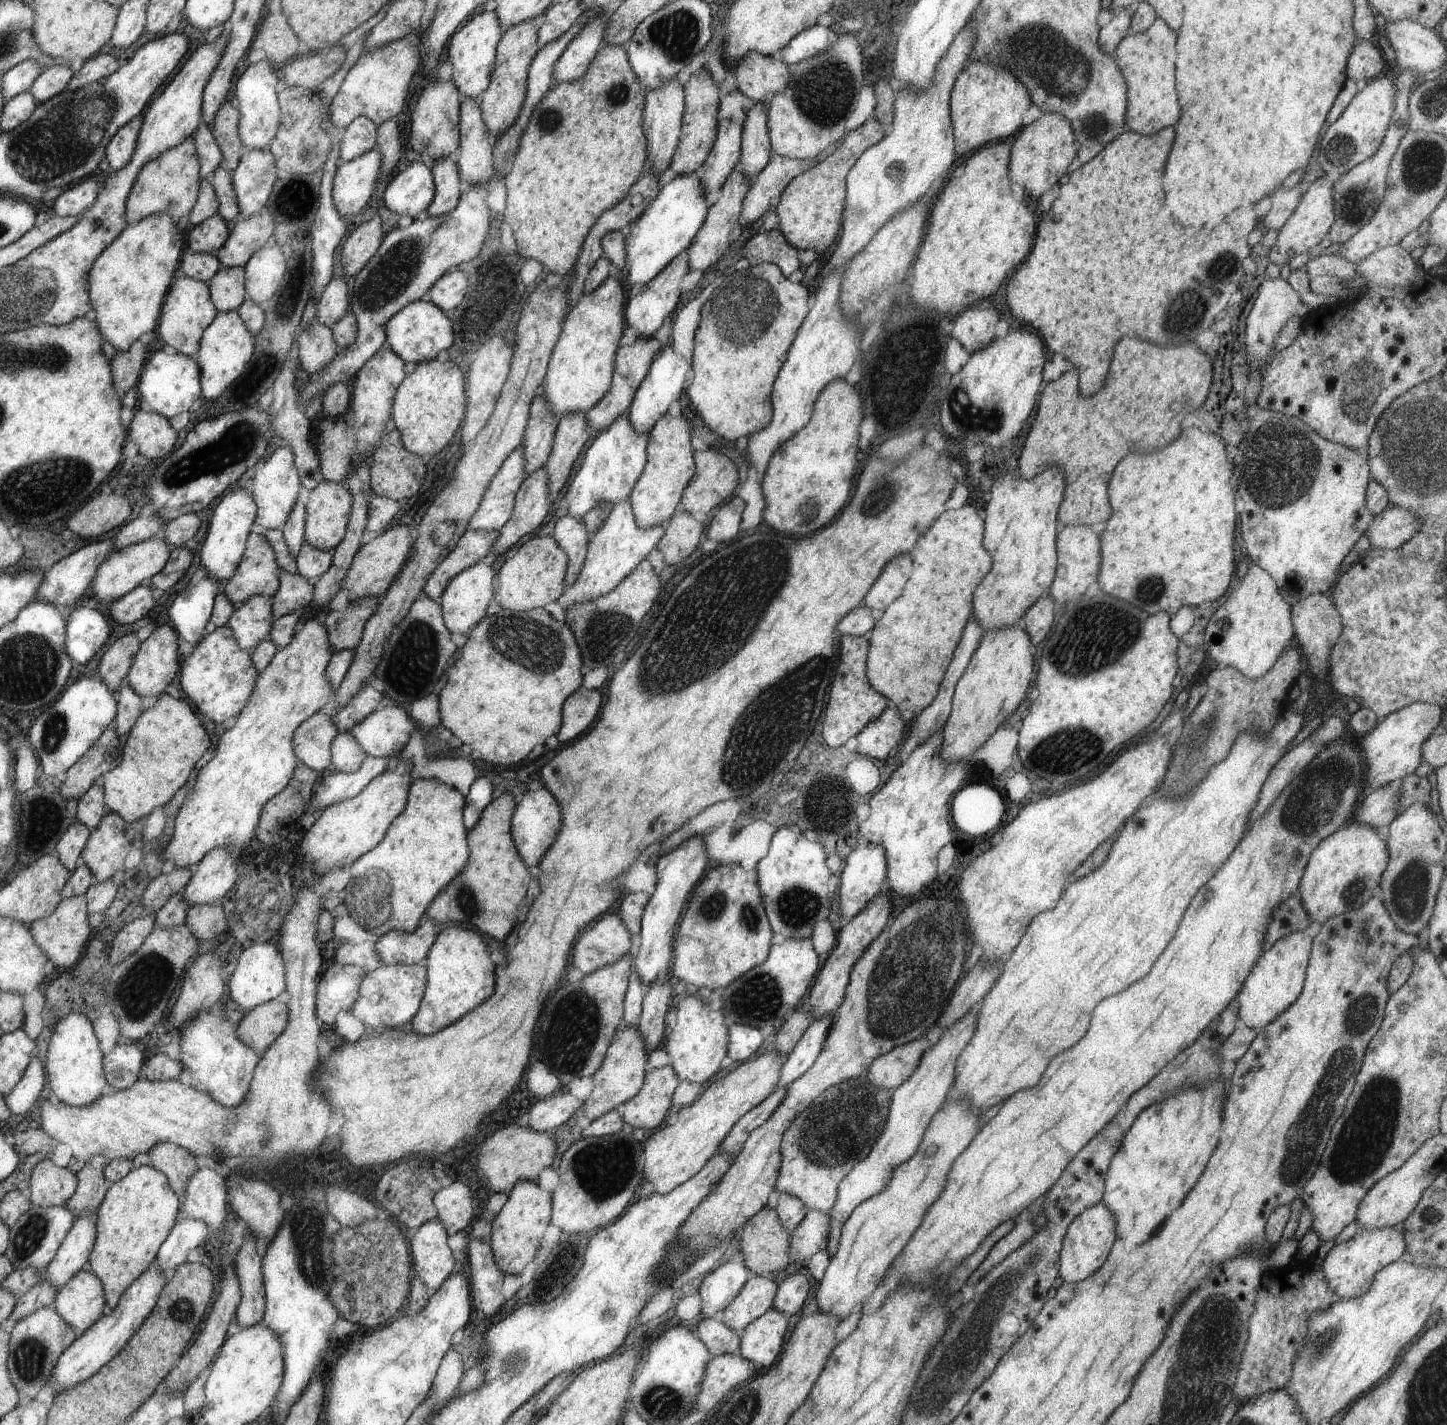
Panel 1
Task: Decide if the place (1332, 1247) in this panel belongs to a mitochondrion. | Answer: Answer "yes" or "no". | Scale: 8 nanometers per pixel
no

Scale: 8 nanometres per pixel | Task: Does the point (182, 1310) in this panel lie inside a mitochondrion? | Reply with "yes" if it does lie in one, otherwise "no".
yes

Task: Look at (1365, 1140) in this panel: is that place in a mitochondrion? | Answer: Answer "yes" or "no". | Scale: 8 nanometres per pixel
yes

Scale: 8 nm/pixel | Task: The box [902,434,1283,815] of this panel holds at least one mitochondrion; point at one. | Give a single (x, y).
(1082, 653)

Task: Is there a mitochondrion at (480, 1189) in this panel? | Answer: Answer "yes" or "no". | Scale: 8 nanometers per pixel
no

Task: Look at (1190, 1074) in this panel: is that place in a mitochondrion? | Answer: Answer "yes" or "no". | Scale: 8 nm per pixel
yes

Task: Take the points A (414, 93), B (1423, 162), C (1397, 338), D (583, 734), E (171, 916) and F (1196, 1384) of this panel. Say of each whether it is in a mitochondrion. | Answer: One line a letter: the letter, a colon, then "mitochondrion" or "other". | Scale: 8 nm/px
A: other
B: mitochondrion
C: other
D: other
E: other
F: mitochondrion

